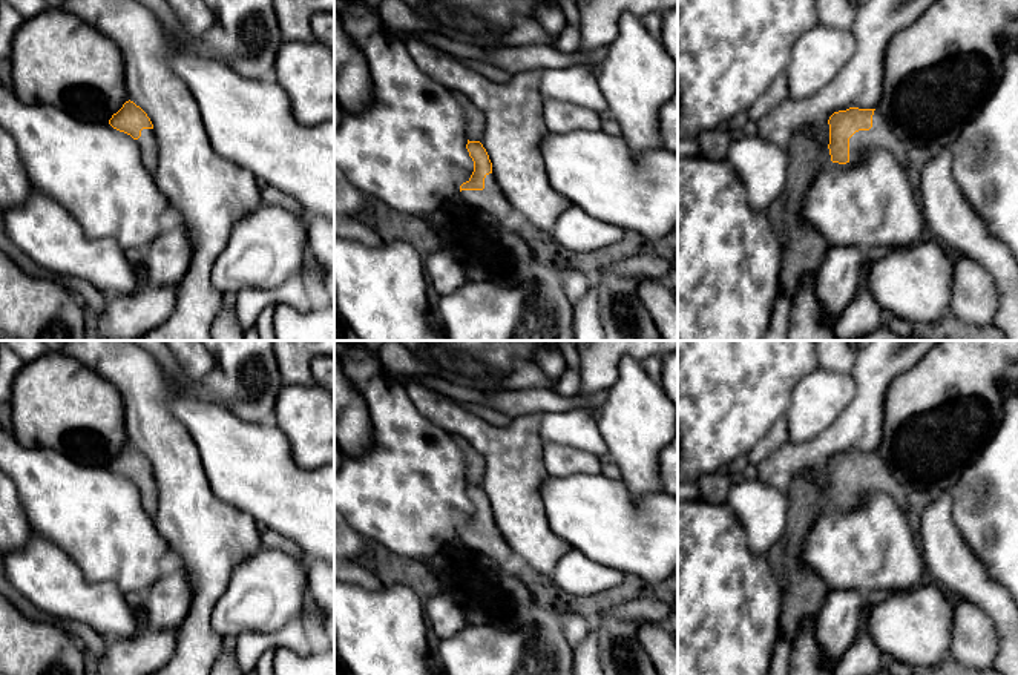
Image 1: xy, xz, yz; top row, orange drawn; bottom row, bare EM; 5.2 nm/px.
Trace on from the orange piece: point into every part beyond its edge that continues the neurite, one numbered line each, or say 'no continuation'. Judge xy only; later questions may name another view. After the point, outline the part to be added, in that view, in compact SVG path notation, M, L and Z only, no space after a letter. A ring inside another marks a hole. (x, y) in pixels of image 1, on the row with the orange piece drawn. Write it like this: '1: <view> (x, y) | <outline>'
1: xy (147, 146) | M143 129L141 137L136 140L141 152L143 164L153 172L158 166L158 146L155 141L153 129Z

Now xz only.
1: xz (491, 200) | M492 173L484 178L483 190L461 190L460 196L480 213L491 215L495 221L515 224L517 213Z

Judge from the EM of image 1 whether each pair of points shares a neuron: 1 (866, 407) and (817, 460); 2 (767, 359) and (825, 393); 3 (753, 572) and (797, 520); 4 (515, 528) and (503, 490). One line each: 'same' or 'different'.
1: same
2: different
3: different
4: same

